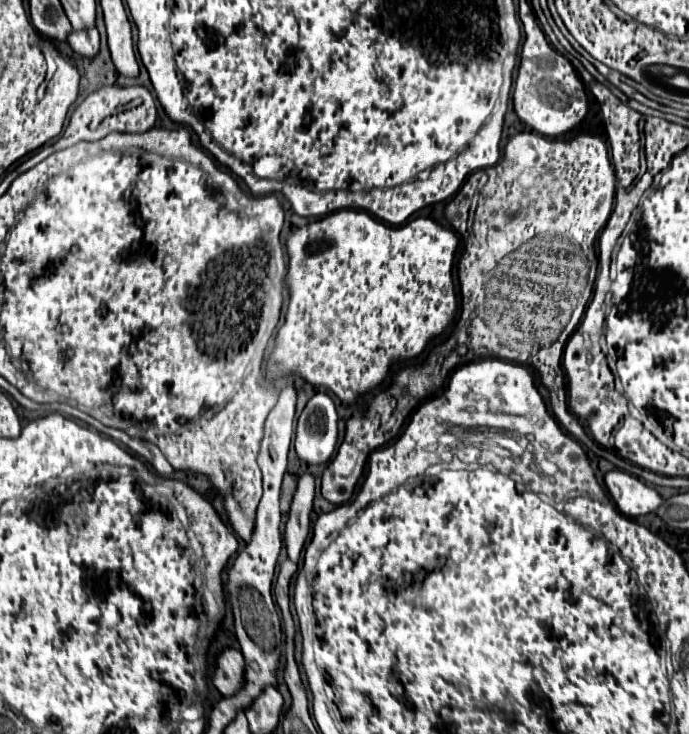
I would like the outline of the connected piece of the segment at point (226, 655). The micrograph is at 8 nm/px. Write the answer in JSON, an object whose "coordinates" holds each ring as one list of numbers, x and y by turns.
{"coordinates":[[225,649,217,657,217,669,213,675,213,685,221,695,233,697,245,685,245,661,243,655,235,649]]}

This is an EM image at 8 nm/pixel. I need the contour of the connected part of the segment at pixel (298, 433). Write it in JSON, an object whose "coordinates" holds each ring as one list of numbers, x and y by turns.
{"coordinates":[[315,393,295,429,295,451,307,465,323,465,337,445,337,411,327,393]]}

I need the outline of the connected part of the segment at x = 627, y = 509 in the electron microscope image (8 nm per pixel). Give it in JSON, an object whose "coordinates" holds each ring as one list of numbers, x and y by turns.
{"coordinates":[[613,469,605,475,605,485,619,511,627,517,653,513,663,503,663,497,653,487,619,469]]}

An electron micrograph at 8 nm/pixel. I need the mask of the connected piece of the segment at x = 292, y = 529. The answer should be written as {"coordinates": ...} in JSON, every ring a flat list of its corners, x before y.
{"coordinates":[[309,473,301,475,297,493,291,503,289,519,285,525,285,545,289,559,293,563,299,561,301,549,305,545,305,539,309,535,309,525,311,525,311,509,313,509,313,497,315,497,315,483]]}

